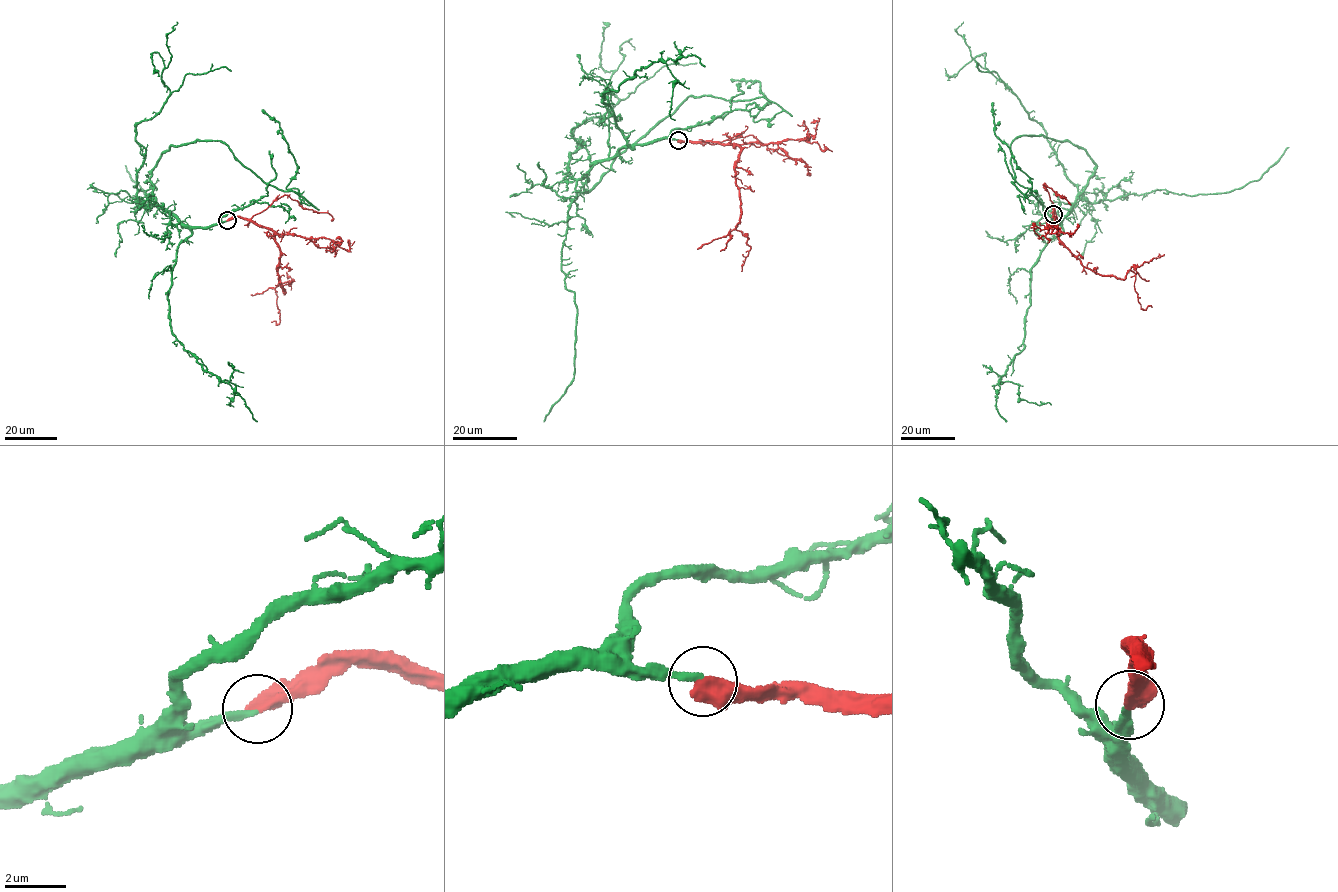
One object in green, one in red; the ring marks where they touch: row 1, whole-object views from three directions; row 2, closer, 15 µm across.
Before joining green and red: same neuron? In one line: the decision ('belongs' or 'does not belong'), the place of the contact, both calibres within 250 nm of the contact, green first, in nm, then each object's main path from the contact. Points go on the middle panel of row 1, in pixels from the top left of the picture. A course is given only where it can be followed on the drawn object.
belongs | (678, 140) | 240/550 nm | green via (678, 140), (566, 174), (572, 131), (618, 101), (602, 21) | red via (678, 140), (714, 141), (740, 148), (735, 170), (739, 221), (720, 251)

